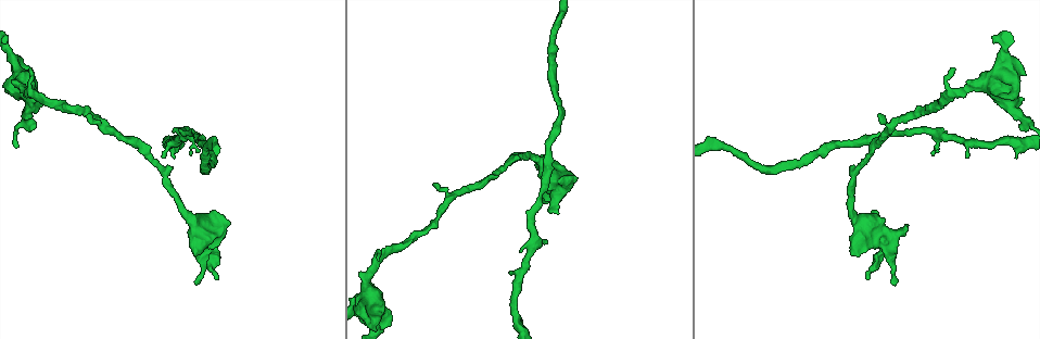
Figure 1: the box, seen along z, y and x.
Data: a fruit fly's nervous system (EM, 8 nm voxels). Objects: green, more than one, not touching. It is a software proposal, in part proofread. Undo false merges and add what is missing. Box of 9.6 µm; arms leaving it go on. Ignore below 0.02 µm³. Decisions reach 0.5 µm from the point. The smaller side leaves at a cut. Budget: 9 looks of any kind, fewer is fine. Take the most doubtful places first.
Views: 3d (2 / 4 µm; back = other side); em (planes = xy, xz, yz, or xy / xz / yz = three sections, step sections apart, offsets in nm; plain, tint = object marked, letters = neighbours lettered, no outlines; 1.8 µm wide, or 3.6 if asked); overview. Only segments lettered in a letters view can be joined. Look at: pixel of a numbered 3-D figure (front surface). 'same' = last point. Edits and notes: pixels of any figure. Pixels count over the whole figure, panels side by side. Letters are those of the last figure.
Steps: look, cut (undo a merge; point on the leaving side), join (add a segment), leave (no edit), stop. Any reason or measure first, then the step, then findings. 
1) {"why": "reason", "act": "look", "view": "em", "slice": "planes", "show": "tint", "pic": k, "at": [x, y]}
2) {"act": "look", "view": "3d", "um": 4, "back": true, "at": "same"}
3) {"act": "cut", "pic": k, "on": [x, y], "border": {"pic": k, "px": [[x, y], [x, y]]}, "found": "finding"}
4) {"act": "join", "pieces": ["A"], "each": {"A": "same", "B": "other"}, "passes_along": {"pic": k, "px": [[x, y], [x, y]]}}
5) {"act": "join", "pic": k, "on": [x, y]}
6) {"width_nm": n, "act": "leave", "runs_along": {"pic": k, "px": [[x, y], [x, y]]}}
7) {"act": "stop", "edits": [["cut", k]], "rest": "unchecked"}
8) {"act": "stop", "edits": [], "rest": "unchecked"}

{"why": "free end", "act": "look", "view": "em", "slice": "planes", "show": "plain", "pic": 1, "at": [931, 155]}

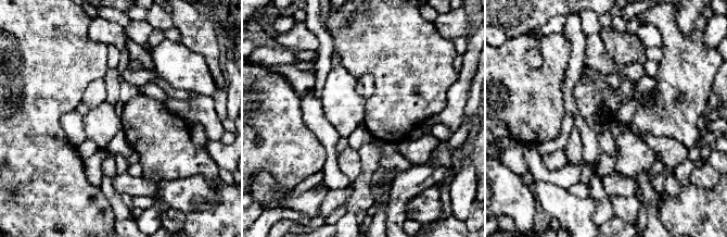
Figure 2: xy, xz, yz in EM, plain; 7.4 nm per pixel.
{"act": "look", "view": "em", "slice": "planes", "show": "letters", "at": "same"}

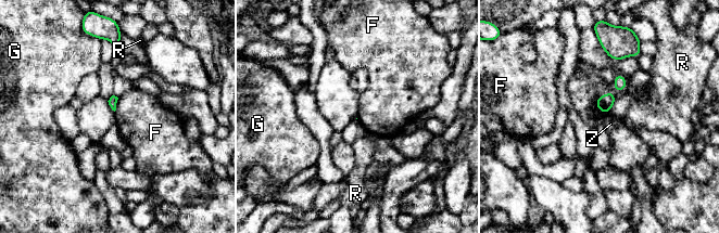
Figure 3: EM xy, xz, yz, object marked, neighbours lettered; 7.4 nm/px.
{"act": "leave", "each": {"F": "other", "G": "other", "R": "other", "Z": "other"}, "border": {"pic": 3, "px": [[118, 98], [114, 111]]}, "found": "none of them fits"}

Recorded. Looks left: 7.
{"why": "free end", "act": "look", "view": "3d", "um": 2, "pic": 1, "at": [866, 279]}

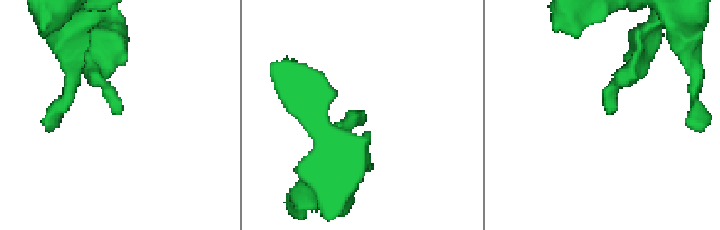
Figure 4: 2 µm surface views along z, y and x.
{"act": "look", "view": "em", "slice": "planes", "show": "letters", "pic": 4, "at": [361, 113]}

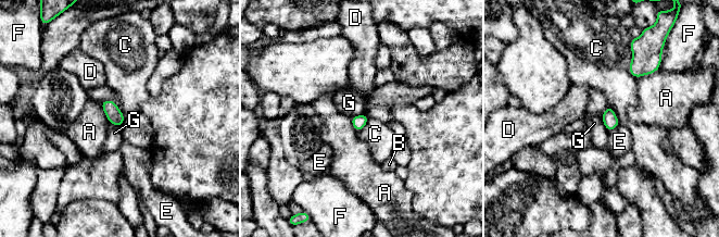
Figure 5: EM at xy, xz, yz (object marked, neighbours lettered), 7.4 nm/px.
{"width_nm": 100, "longest_contact_nm": ["C", 240], "act": "leave", "each": {"A": "other", "B": "other", "C": "other", "D": "other", "E": "other", "F": "other", "G": "other"}, "found": "no lettered segment goes on from it"}

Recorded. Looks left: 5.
{"why": "calibre changes", "act": "look", "view": "3d", "um": 2, "pic": 1, "at": [377, 326]}

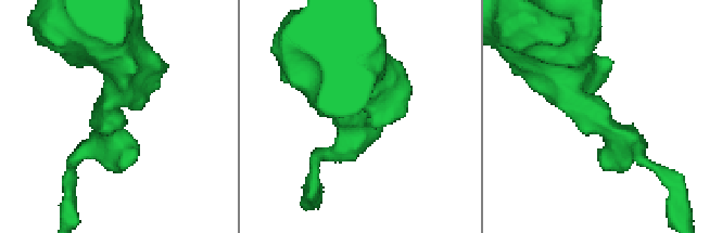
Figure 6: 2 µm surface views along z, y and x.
{"why": "now the EM", "act": "look", "view": "em", "slice": "planes", "show": "tint", "pic": 6, "at": [110, 127]}

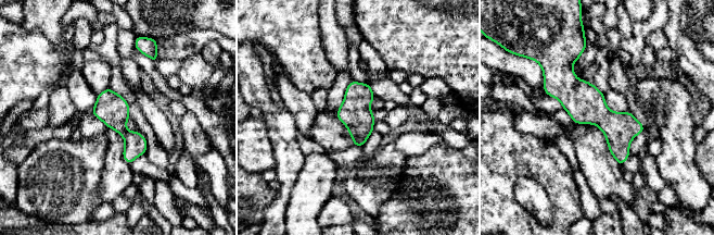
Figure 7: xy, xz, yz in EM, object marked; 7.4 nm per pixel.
{"act": "look", "view": "em", "slice": "planes", "show": "letters", "at": "same"}

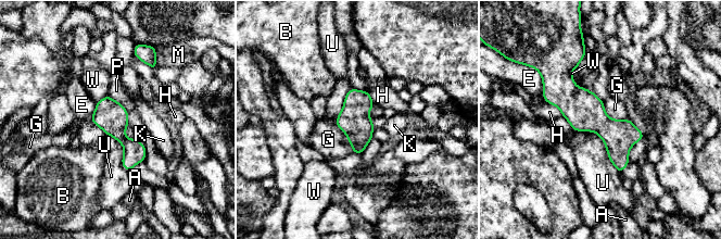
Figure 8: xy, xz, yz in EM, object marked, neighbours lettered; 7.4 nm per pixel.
{"longest_contact_nm": ["U", 340], "act": "leave", "each": {"A": "other", "B": "other", "E": "other", "G": "other", "H": "other", "K": "other", "M": "other", "P": "other", "U": "other", "W": "other"}, "runs_along": {"pic": 8, "px": [[567, 66], [620, 168]]}, "found": "all the same cell"}

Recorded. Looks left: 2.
{"act": "stop", "edits": [], "rest": "unchecked"}

